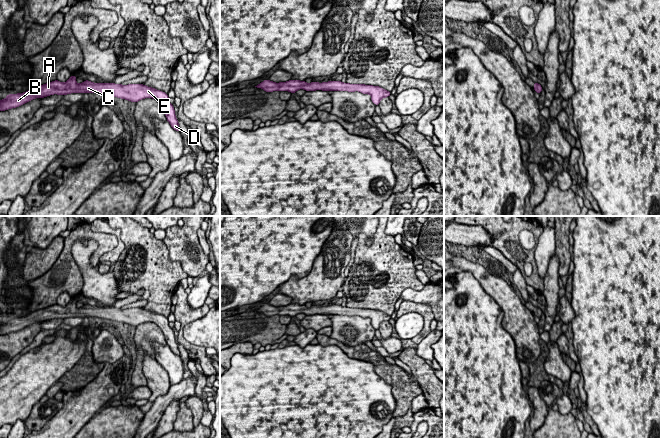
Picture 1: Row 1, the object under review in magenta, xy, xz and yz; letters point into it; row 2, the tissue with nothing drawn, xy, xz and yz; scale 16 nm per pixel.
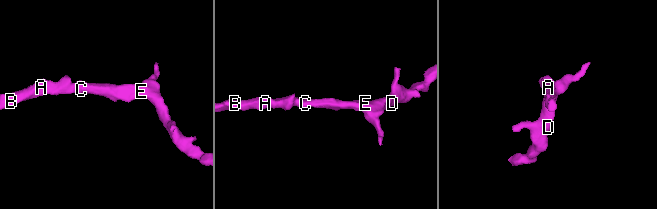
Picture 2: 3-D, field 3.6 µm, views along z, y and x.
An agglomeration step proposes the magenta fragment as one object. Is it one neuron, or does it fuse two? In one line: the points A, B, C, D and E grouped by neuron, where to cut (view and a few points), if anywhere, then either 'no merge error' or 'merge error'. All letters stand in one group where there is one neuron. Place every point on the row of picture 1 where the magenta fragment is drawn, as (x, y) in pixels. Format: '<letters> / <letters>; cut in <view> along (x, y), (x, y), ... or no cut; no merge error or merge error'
A B C D E; no cut; no merge error

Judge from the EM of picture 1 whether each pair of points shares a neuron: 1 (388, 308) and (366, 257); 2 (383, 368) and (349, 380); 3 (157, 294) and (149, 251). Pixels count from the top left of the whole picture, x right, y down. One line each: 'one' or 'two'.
1: one
2: two
3: one

